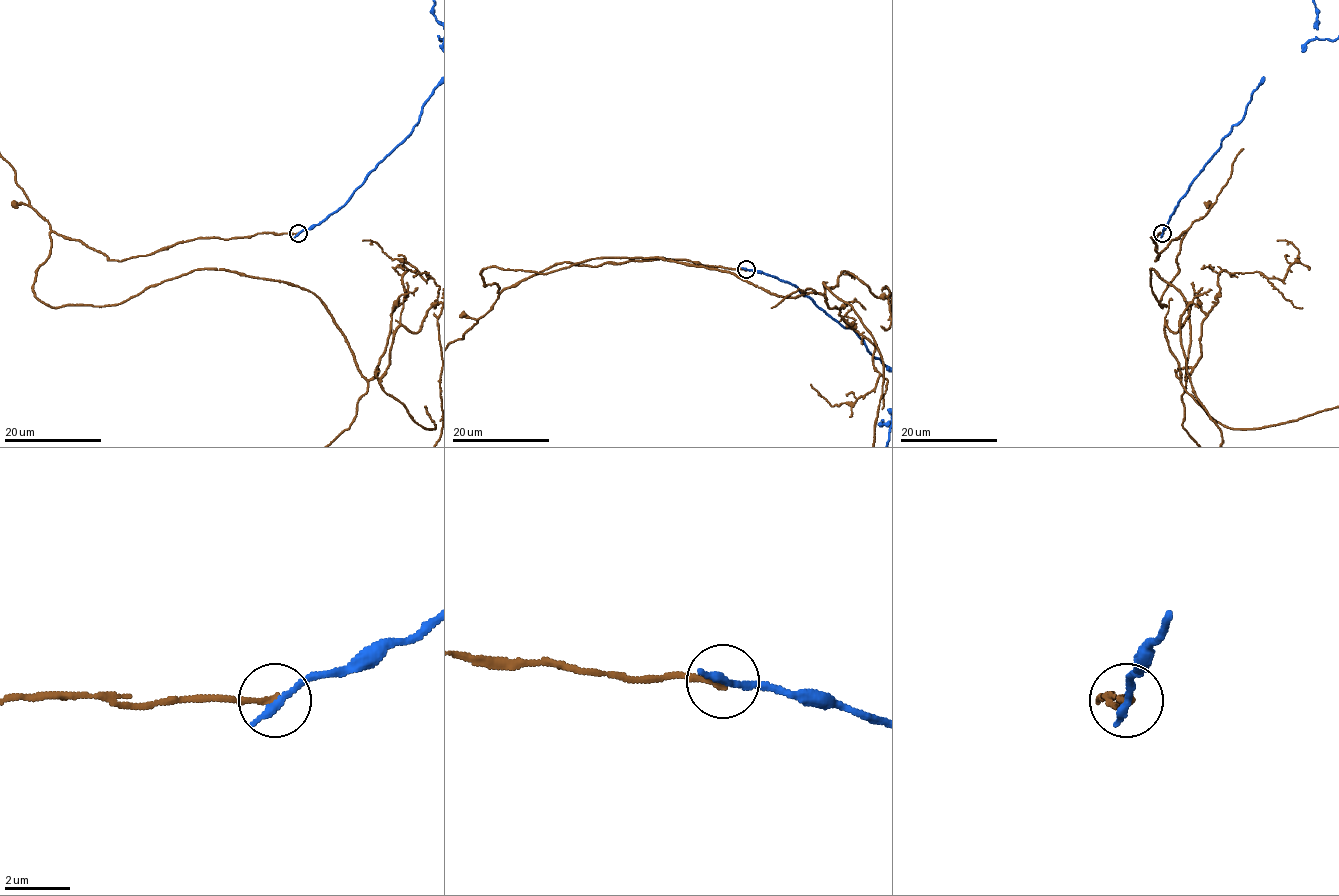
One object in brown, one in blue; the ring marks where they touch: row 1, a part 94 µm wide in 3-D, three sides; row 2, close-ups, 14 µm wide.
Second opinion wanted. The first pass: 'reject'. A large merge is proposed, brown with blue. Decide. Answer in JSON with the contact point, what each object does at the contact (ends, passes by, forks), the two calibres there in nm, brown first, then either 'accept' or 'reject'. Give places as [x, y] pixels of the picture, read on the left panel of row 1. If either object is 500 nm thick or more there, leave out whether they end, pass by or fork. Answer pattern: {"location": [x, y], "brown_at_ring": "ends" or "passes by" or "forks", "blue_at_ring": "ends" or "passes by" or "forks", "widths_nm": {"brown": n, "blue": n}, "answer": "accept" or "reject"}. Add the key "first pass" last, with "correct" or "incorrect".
{"location": [298, 233], "brown_at_ring": "ends", "blue_at_ring": "ends", "widths_nm": {"brown": 190, "blue": 280}, "answer": "reject", "first pass": "correct"}

